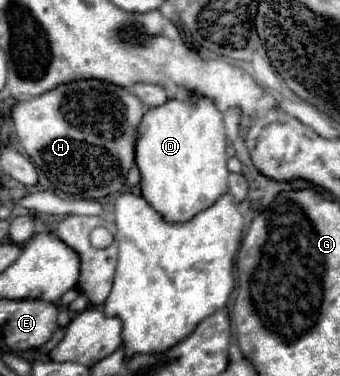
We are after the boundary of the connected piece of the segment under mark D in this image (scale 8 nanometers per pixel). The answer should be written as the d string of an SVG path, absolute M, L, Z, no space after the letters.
M170 99L162 107L150 109L140 127L136 139L136 165L140 169L140 191L154 211L168 223L190 221L200 211L208 209L228 191L228 169L226 169L226 131L222 125L222 113L212 107L210 99Z

